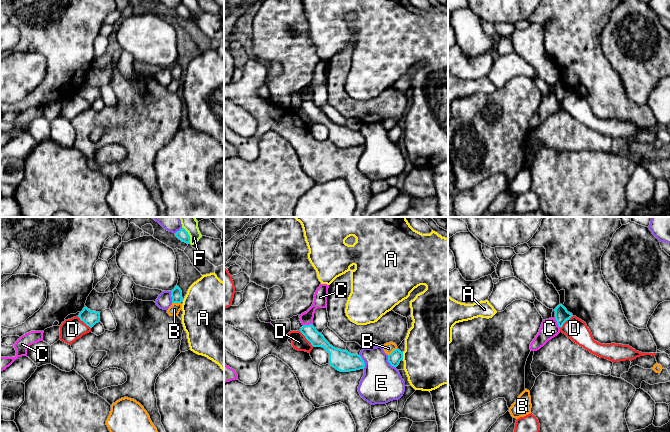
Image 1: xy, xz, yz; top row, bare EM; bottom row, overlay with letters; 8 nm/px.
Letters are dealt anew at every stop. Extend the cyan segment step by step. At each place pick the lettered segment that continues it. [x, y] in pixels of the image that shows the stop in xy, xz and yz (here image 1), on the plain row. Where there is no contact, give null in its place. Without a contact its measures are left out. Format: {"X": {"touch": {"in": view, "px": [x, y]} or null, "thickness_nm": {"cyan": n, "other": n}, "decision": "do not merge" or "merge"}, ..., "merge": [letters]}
{"A": {"touch": {"in": "xz", "px": [402, 132]}, "thickness_nm": {"cyan": 100, "other": 480}, "decision": "do not merge"}, "B": {"touch": {"in": "xz", "px": [393, 127]}, "thickness_nm": {"cyan": 100, "other": 90}, "decision": "do not merge"}, "C": {"touch": {"in": "xz", "px": [307, 101]}, "thickness_nm": {"cyan": 120, "other": 110}, "decision": "do not merge"}, "D": {"touch": {"in": "xz", "px": [306, 114]}, "thickness_nm": {"cyan": 120, "other": 120}, "decision": "do not merge"}, "E": {"touch": {"in": "xz", "px": [388, 137]}, "thickness_nm": {"cyan": 100, "other": 320}, "decision": "do not merge"}, "F": {"touch": {"in": "xy", "px": [188, 11]}, "thickness_nm": {"cyan": 90, "other": 90}, "decision": "do not merge"}, "merge": []}

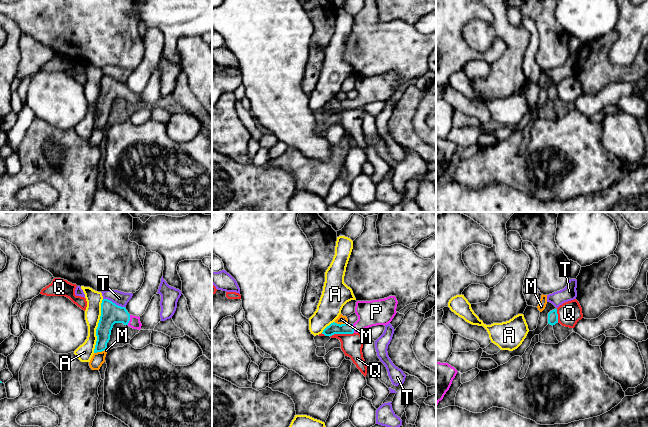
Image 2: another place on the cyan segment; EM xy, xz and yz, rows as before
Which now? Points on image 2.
{"A": {"touch": {"in": "xy", "px": [98, 102]}, "thickness_nm": {"cyan": 160, "other": 140}, "decision": "do not merge"}, "M": {"touch": {"in": "xz", "px": [341, 100]}, "thickness_nm": {"cyan": 90, "other": 70}, "decision": "do not merge"}, "P": {"touch": {"in": "xy", "px": [129, 96]}, "thickness_nm": {"cyan": 160, "other": 90}, "decision": "merge"}, "Q": {"touch": {"in": "xz", "px": [341, 109]}, "thickness_nm": {"cyan": 90, "other": 180}, "decision": "do not merge"}, "T": {"touch": {"in": "xy", "px": [114, 79]}, "thickness_nm": {"cyan": 160, "other": 110}, "decision": "do not merge"}, "merge": ["P"]}

